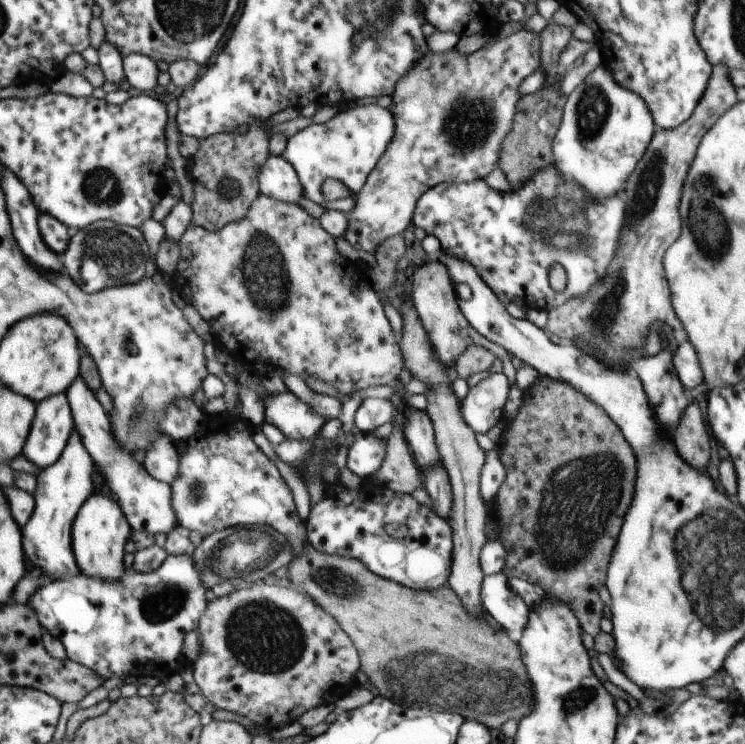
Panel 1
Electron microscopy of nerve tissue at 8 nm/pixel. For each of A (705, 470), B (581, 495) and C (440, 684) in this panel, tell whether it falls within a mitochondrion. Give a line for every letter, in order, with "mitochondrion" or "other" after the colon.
A: other
B: mitochondrion
C: mitochondrion

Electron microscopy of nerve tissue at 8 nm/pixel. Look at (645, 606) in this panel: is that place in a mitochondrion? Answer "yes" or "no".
no

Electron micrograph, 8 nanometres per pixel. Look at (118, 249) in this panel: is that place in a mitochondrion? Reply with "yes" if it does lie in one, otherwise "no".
yes

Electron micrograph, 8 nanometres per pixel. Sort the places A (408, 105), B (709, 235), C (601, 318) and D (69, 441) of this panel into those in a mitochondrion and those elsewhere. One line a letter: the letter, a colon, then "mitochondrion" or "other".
A: other
B: mitochondrion
C: mitochondrion
D: other

